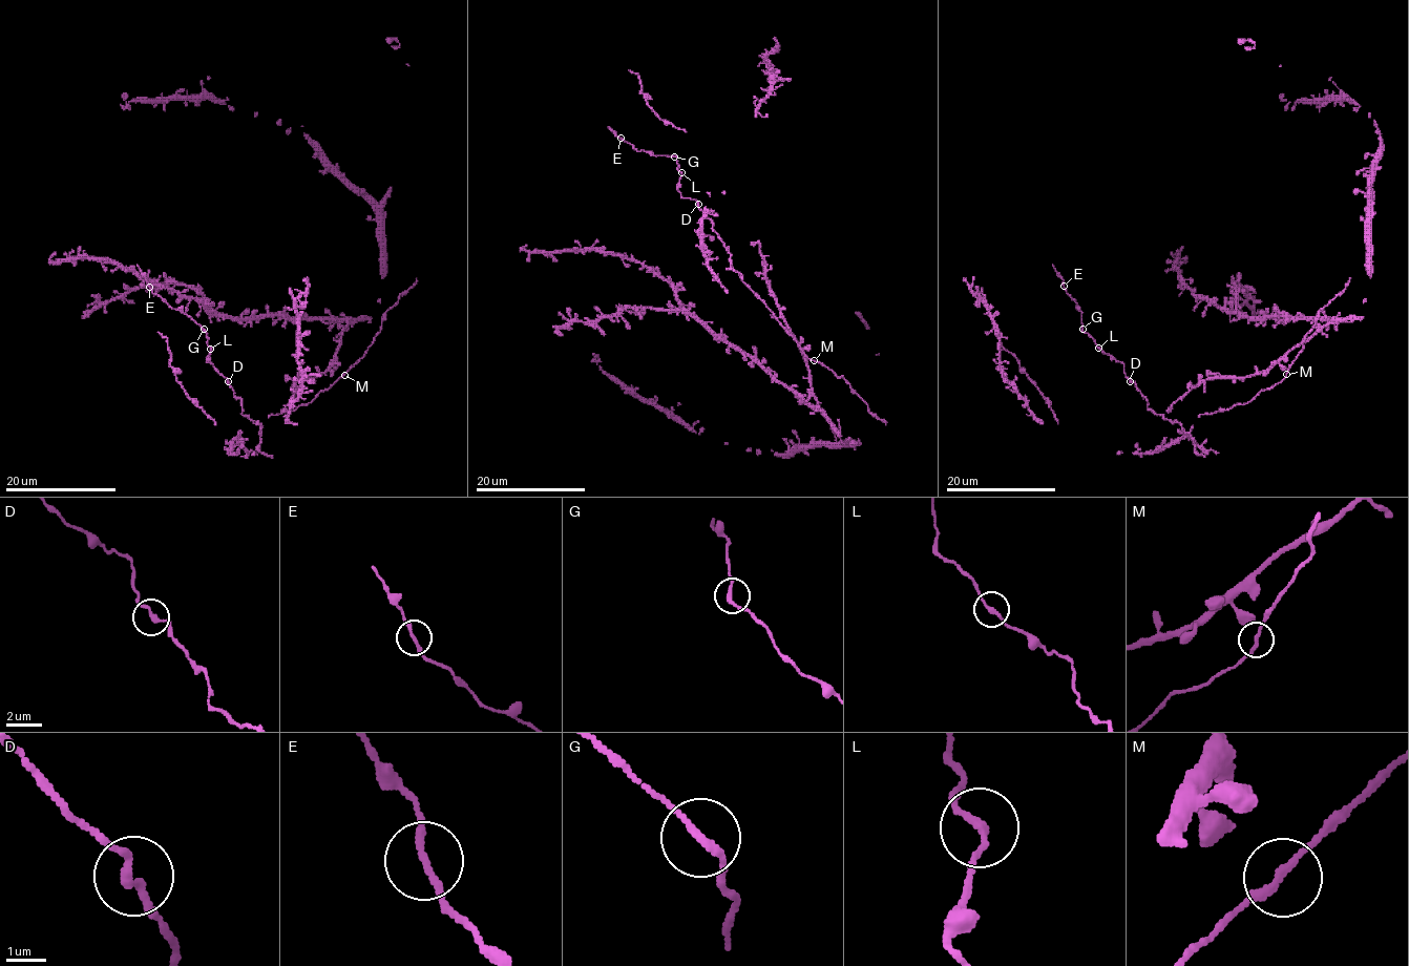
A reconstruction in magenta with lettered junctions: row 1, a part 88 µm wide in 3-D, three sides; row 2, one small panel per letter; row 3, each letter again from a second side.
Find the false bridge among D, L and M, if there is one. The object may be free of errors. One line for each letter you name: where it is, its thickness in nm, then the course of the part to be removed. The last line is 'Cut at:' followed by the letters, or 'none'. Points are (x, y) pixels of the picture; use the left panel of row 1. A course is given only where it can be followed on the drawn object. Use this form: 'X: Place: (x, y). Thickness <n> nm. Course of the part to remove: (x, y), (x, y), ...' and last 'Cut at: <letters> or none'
Cut at: none

